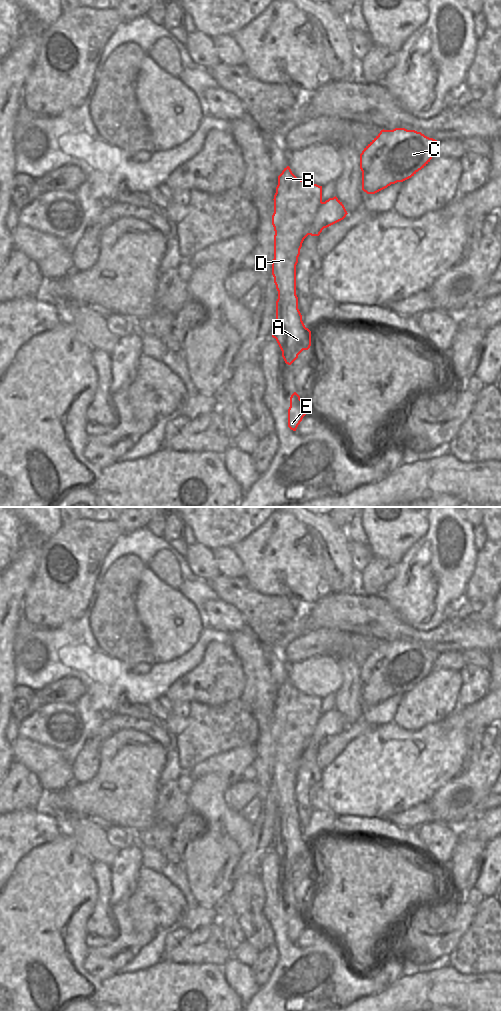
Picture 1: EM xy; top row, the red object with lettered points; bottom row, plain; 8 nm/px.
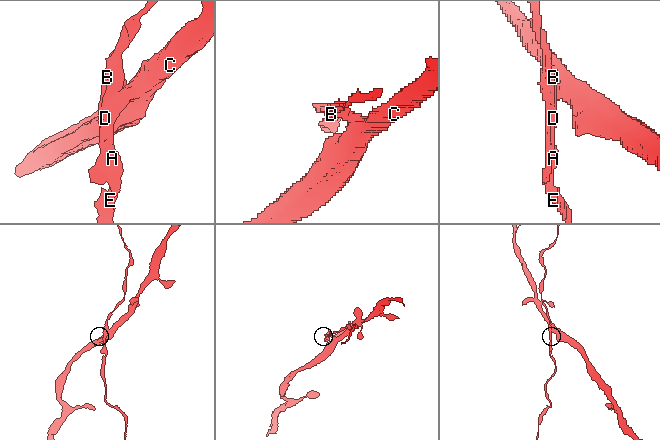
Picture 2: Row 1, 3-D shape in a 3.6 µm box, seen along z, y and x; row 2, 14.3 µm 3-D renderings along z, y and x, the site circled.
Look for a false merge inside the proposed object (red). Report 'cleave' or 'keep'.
cleave

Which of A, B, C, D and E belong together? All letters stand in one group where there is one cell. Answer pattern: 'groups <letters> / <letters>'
groups A B D E / C

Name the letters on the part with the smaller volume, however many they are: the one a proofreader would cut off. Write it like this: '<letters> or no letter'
A, B, D, E

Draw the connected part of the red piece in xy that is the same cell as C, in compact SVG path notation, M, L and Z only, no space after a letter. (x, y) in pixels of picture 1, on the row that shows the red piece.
M405 128L381 130L360 154L362 190L367 194L375 194L391 184L411 178L430 162L437 145L437 140L415 130Z

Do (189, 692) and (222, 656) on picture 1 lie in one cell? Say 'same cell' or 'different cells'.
same cell

